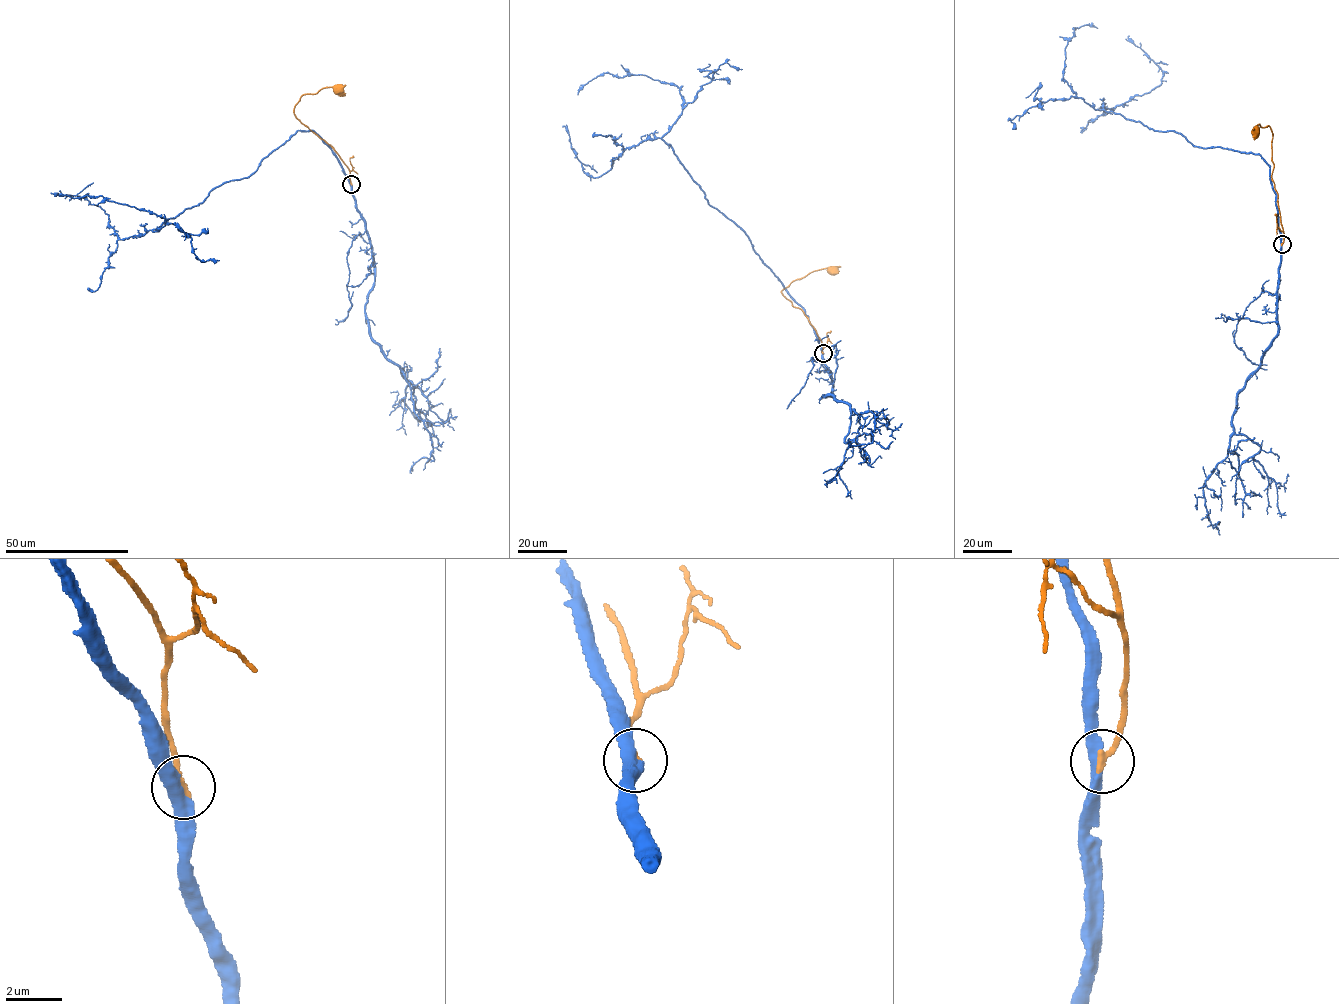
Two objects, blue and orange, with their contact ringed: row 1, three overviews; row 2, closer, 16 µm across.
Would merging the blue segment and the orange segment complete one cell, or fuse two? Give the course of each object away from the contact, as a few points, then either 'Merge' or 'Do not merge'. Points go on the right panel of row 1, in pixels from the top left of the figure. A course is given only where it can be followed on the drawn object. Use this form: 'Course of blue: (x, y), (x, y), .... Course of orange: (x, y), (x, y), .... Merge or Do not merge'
Course of blue: (1281, 244), (1270, 169), (1259, 155), (1197, 147), (1077, 97), (1064, 79), (1065, 48), (1073, 28), (1097, 27). Course of orange: (1281, 244), (1283, 229), (1271, 176), (1272, 133), (1268, 125), (1260, 124), (1255, 132). Merge

